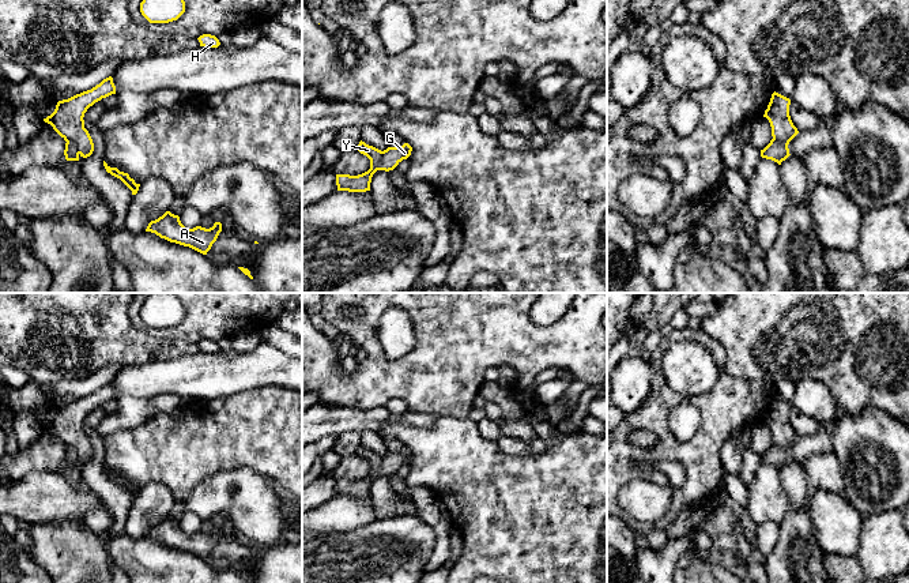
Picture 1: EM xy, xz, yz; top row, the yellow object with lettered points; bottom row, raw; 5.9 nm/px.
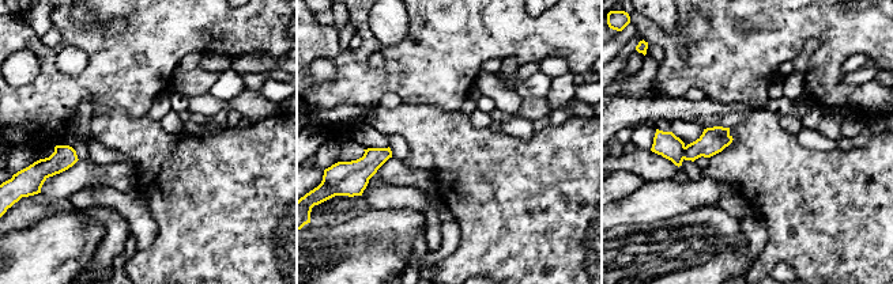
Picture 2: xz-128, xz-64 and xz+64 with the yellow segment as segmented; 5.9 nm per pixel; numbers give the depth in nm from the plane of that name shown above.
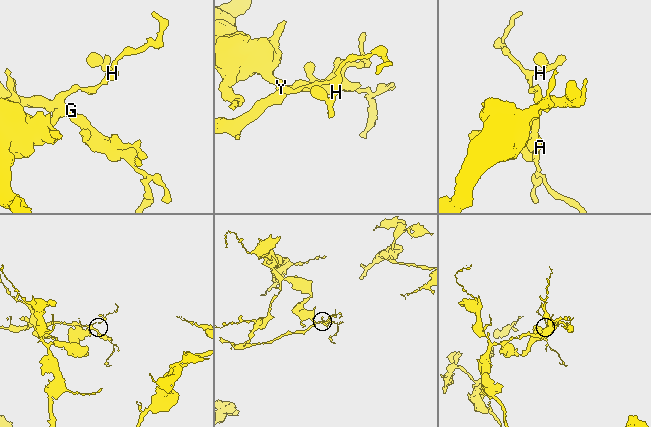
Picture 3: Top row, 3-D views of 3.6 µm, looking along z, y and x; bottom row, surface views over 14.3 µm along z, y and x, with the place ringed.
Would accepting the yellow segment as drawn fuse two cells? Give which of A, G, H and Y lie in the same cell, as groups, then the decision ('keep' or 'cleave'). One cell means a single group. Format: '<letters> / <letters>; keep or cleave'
A G H / Y; cleave

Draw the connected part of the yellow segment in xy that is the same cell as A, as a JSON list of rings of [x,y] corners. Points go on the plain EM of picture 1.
[[[166,516],[158,524],[151,526],[146,537],[155,538],[170,548],[189,552],[203,560],[207,560],[222,537],[222,529],[215,527],[210,534],[201,531],[188,534],[181,529],[178,520]]]

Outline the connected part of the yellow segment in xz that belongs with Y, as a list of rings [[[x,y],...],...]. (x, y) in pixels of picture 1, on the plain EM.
[[[362,445],[357,451],[357,455],[370,464],[370,471],[376,473],[380,469],[380,464],[381,464],[381,460],[382,460],[381,455],[378,455],[373,451],[369,451]]]

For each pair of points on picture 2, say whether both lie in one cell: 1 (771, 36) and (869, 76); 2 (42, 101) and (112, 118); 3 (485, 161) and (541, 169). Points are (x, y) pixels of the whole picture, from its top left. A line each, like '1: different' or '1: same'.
1: different
2: different
3: same

